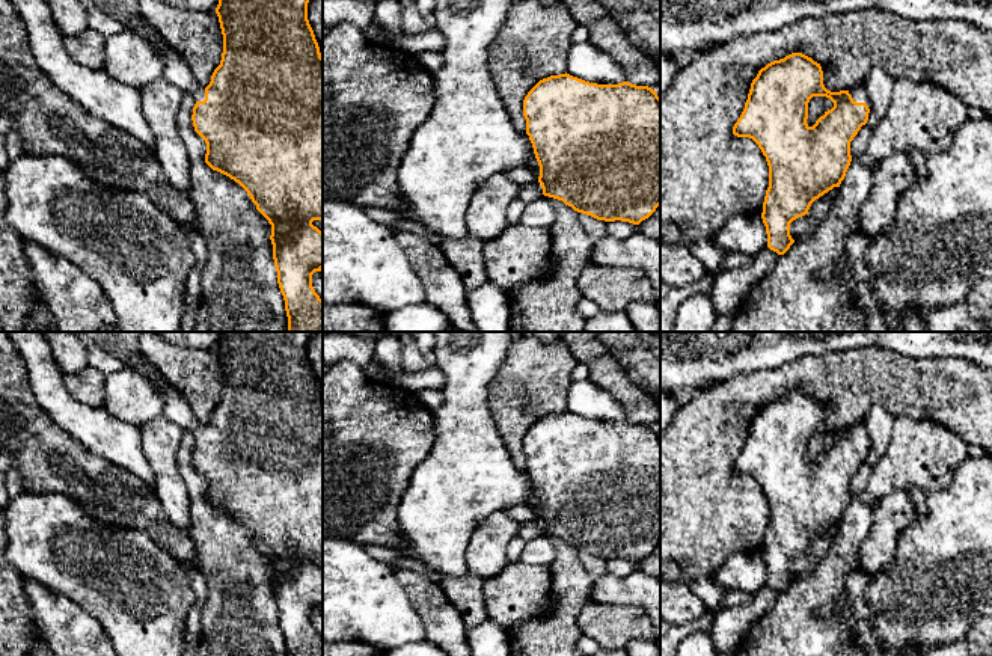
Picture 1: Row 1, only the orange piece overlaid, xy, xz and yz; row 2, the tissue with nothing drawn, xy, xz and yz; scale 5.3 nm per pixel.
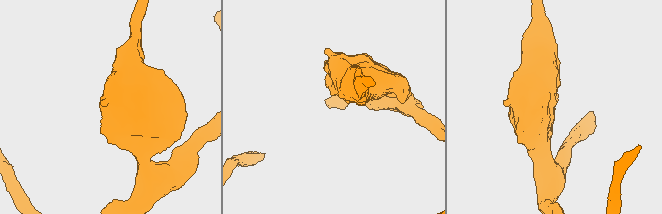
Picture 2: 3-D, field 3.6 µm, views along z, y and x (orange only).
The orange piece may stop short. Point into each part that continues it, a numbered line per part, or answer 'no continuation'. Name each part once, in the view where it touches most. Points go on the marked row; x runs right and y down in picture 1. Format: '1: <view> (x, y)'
1: yz (858, 92)

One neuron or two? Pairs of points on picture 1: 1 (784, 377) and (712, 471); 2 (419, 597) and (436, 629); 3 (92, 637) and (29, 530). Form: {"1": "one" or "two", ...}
{"1": "one", "2": "one", "3": "two"}

